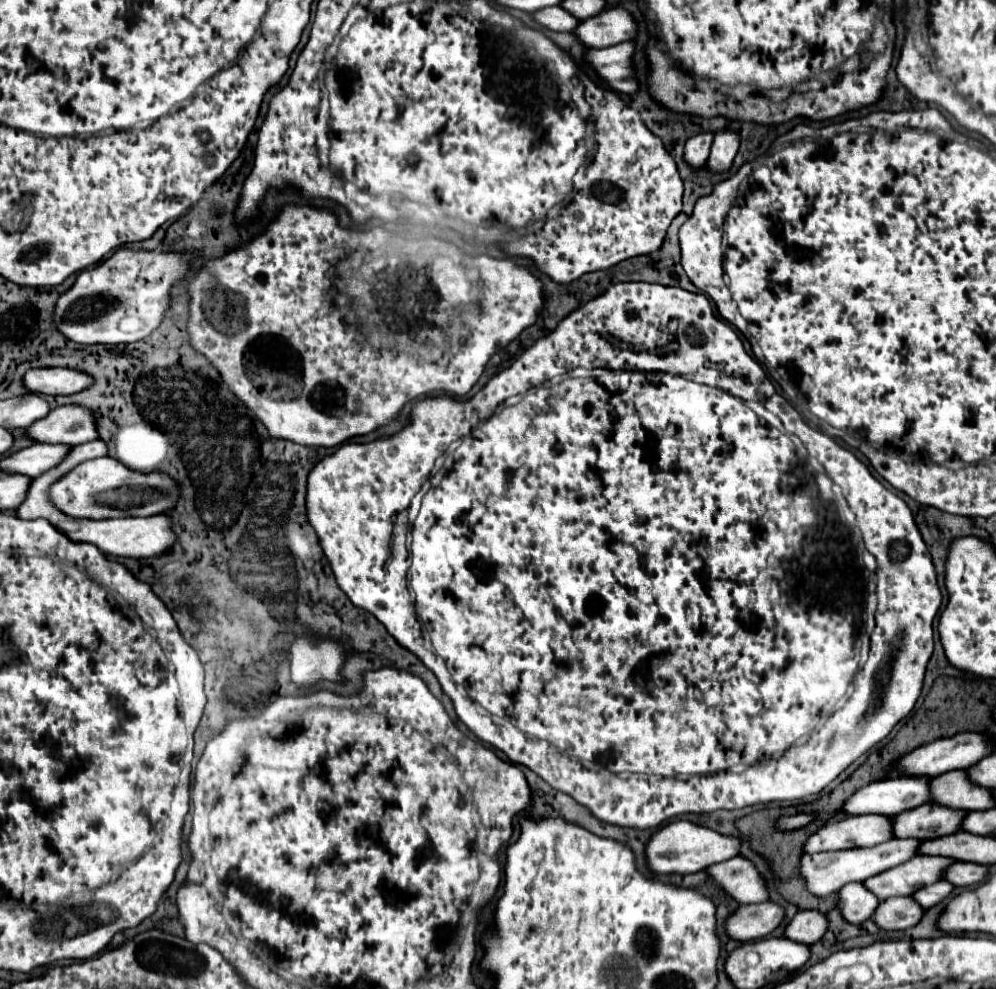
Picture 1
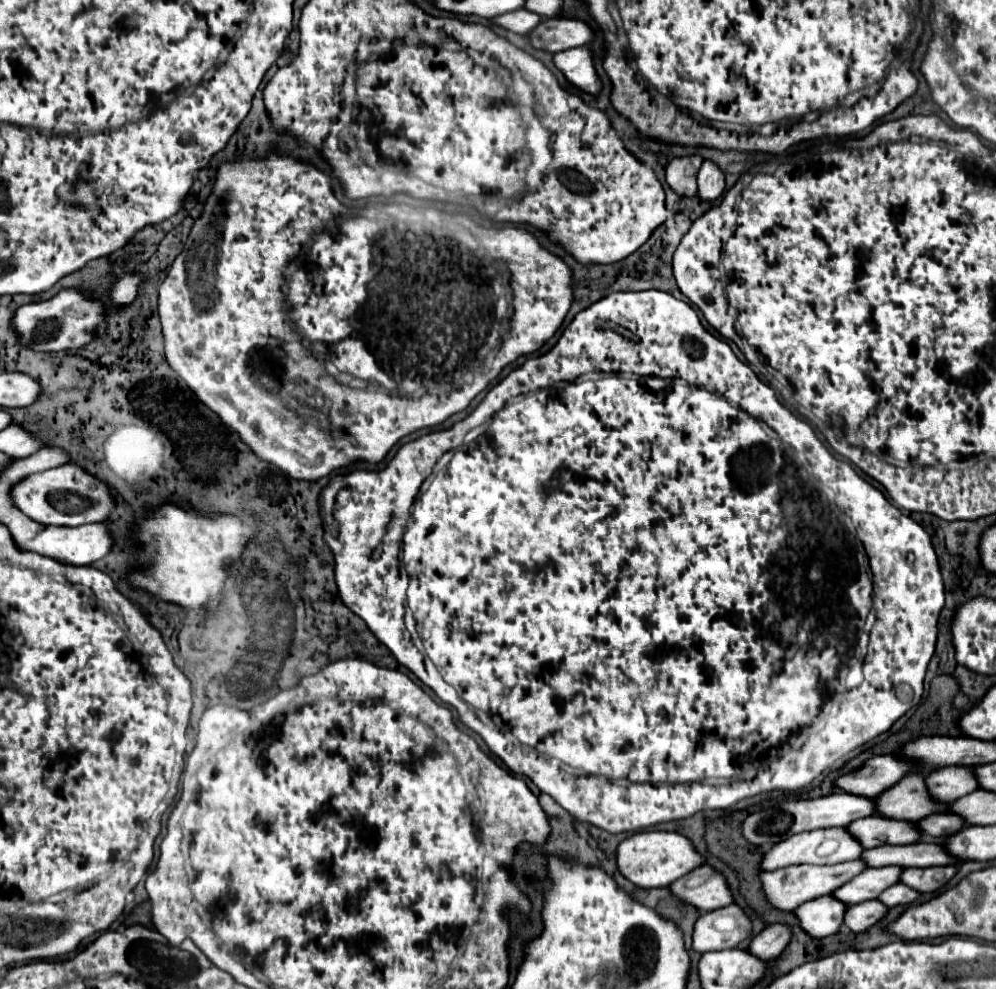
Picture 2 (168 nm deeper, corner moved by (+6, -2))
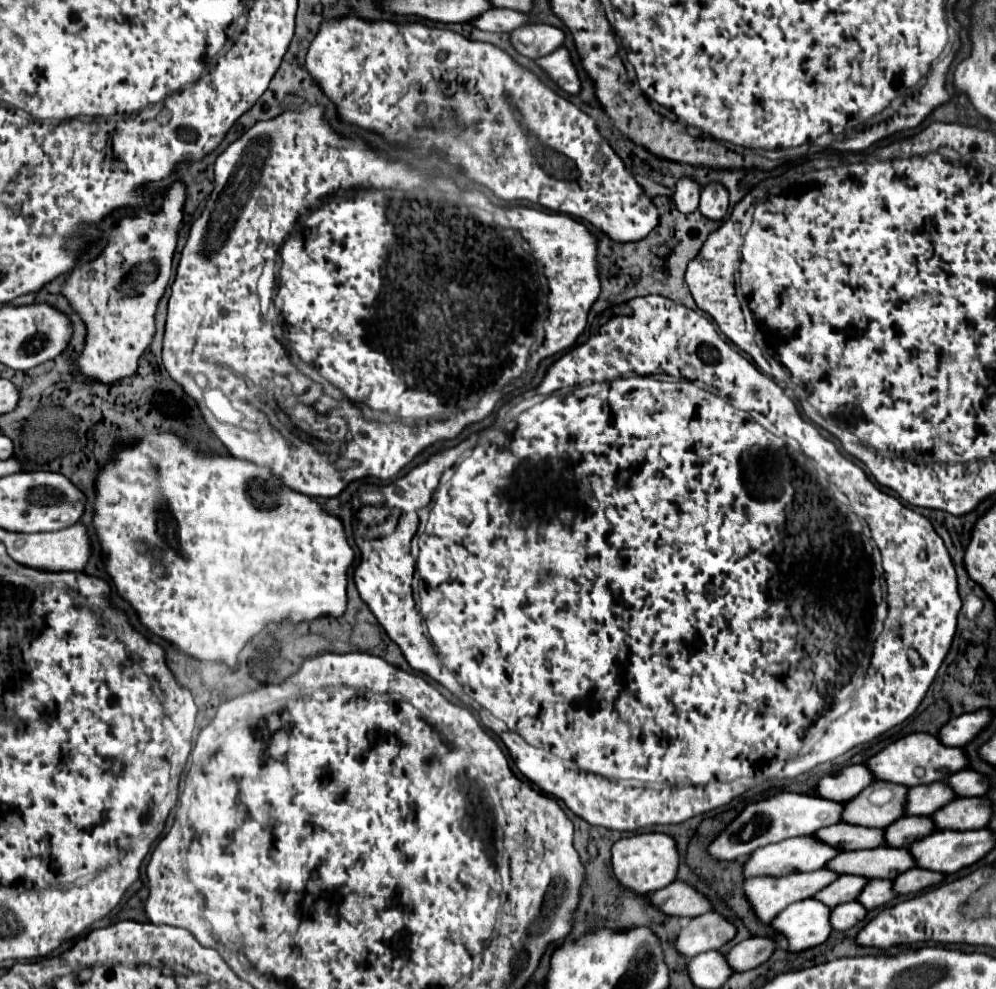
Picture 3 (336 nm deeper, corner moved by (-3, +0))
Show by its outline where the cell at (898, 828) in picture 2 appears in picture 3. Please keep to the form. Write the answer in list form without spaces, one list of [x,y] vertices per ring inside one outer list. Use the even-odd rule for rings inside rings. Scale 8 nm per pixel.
[[[848,823],[830,825],[826,829],[818,829],[814,837],[822,837],[826,845],[838,845],[842,851],[856,851],[856,849],[874,849],[878,845],[862,845],[862,843],[884,843],[884,831],[882,829],[870,829],[870,827],[858,827]]]

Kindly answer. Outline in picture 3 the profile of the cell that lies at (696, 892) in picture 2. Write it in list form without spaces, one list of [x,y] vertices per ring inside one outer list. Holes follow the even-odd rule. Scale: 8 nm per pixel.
[[[674,881],[664,889],[654,891],[650,895],[650,903],[662,913],[668,913],[670,917],[680,917],[680,919],[698,917],[712,909],[704,895],[696,893],[694,887],[680,881]]]

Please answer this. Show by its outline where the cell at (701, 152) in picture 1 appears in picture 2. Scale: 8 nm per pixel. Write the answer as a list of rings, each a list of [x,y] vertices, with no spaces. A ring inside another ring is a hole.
[[[687,155],[687,157],[675,157],[667,165],[667,183],[669,187],[685,197],[691,197],[697,193],[697,171],[701,167],[703,159],[699,155]]]

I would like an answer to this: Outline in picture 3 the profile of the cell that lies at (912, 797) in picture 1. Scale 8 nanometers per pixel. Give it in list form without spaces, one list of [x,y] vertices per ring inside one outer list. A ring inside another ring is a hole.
[[[780,793],[764,801],[746,805],[744,811],[708,845],[708,855],[714,861],[736,861],[736,859],[742,861],[752,851],[768,843],[778,843],[790,837],[812,835],[822,827],[840,823],[840,813],[842,813],[842,803],[820,797],[798,795],[798,793]]]

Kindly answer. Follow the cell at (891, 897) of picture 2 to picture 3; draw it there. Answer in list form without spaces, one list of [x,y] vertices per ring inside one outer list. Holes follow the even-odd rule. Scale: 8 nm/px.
[[[868,881],[866,887],[862,889],[862,893],[858,893],[856,901],[862,903],[866,909],[874,909],[880,905],[886,905],[888,901],[892,901],[896,897],[896,893],[892,891],[892,881]]]

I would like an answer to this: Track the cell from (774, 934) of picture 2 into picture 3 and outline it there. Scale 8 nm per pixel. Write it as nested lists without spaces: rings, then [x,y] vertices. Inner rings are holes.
[[[750,937],[734,945],[724,957],[732,971],[742,973],[762,965],[774,953],[774,941],[766,937]]]

